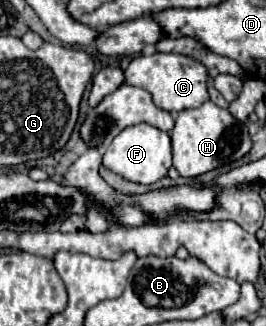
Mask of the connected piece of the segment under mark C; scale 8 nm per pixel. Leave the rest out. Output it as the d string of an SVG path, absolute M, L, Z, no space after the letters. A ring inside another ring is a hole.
M155 52L151 56L137 56L129 62L129 66L125 70L125 84L147 90L153 96L155 106L159 106L161 110L167 110L171 114L177 114L187 108L197 108L205 100L209 100L207 78L209 78L207 68L201 62L197 62L189 56L161 54L161 52Z

